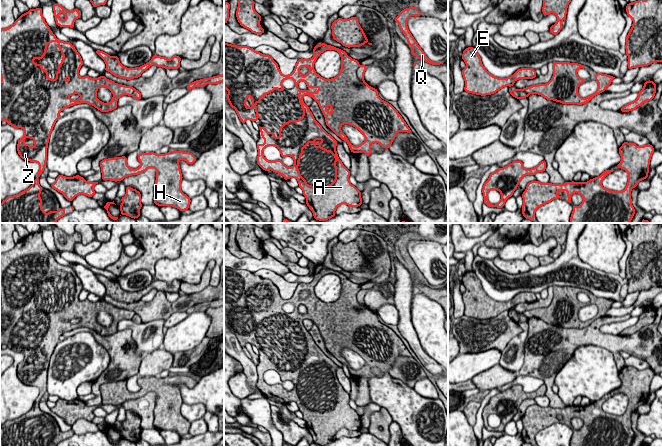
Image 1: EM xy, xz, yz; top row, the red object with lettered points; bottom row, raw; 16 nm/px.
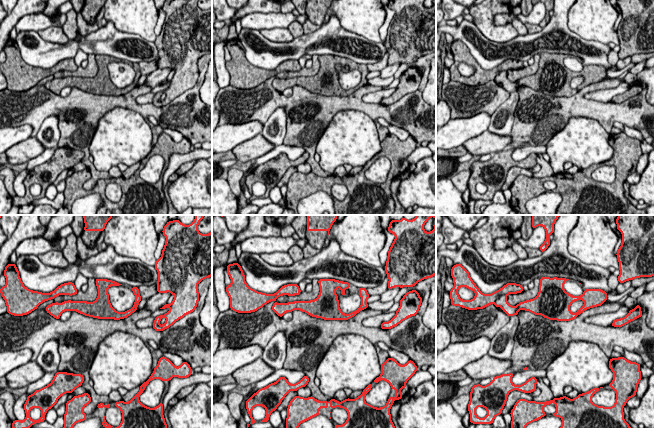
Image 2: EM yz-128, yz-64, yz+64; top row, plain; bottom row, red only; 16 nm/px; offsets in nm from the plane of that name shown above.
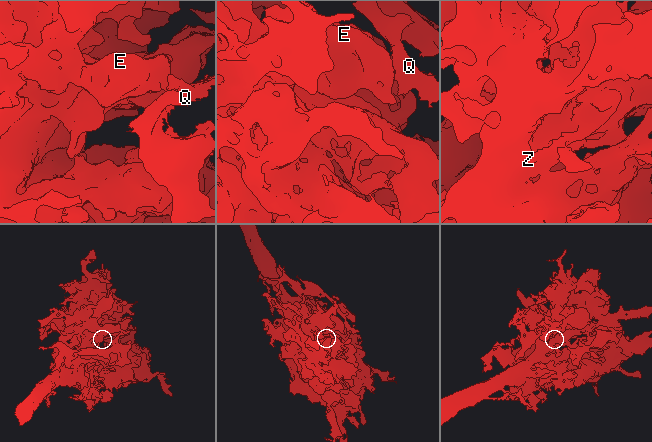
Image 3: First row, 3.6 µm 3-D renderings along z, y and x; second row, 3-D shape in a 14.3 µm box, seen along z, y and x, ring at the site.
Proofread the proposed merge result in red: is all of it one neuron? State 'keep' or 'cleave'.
cleave

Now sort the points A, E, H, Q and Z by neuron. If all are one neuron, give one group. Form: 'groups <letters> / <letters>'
groups A E H Z / Q

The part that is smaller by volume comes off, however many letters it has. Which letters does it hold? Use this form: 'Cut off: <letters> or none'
Cut off: Q

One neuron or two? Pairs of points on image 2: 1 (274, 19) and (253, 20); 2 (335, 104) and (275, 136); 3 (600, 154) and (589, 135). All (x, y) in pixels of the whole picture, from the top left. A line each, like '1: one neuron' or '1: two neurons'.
1: one neuron
2: two neurons
3: one neuron

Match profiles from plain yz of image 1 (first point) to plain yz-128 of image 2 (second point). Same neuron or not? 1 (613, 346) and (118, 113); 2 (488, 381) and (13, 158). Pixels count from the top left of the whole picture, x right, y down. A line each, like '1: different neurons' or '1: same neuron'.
1: different neurons
2: same neuron

